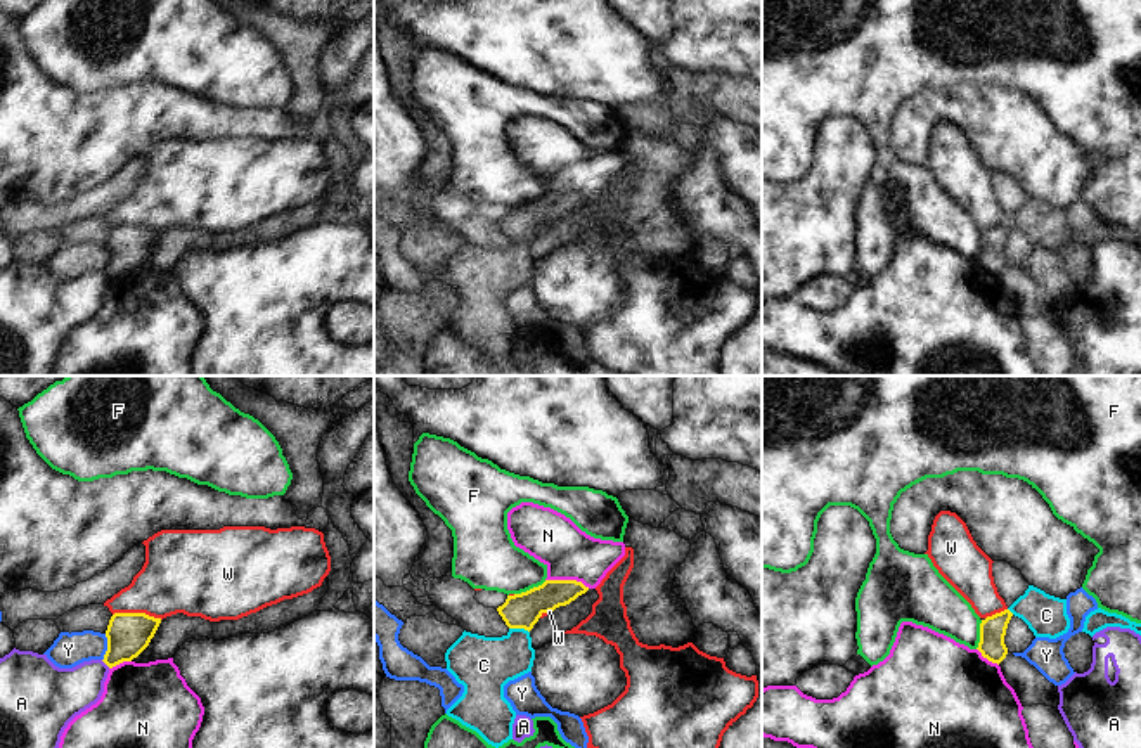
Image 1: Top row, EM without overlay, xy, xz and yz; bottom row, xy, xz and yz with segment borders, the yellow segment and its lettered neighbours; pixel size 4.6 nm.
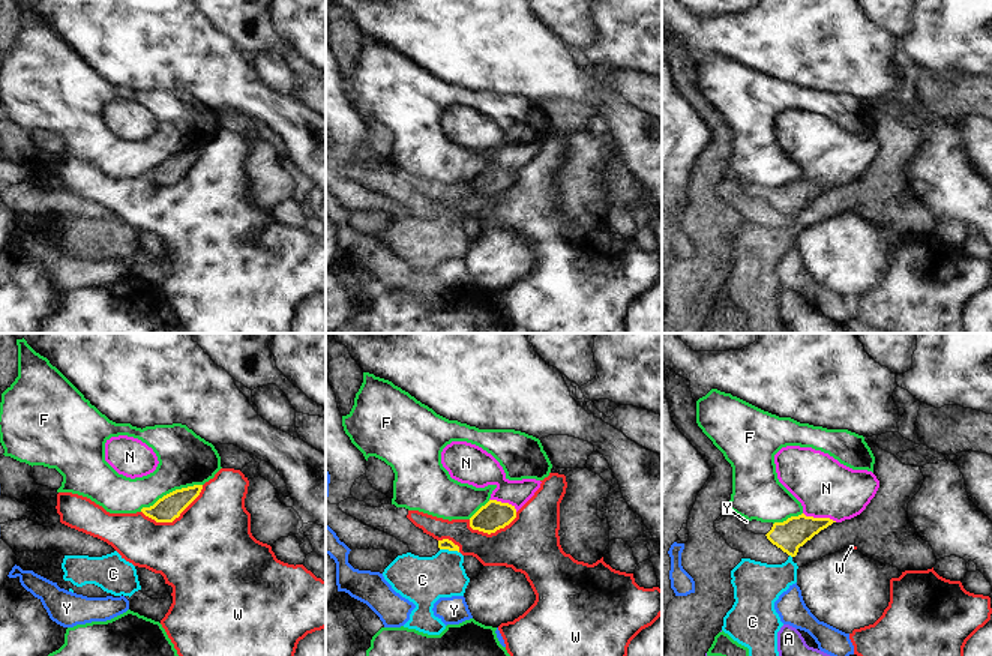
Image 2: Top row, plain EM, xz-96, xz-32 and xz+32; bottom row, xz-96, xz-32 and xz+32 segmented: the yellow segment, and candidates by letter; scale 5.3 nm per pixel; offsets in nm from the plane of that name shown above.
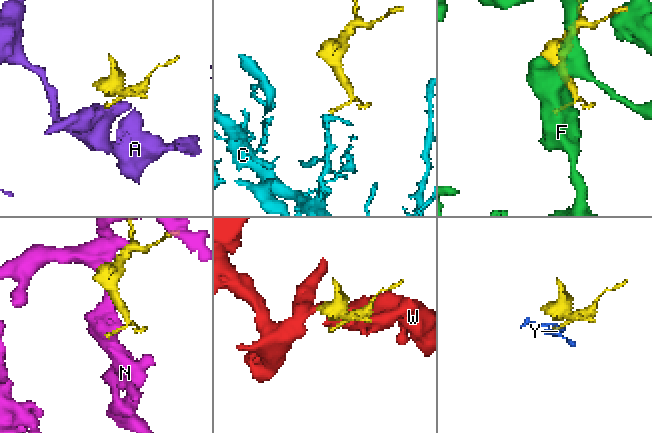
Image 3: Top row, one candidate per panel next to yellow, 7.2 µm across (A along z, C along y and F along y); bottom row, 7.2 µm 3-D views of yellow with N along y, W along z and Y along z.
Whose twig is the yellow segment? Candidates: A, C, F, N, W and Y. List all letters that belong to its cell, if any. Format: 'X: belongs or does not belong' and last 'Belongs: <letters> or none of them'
A: does not belong
C: belongs
F: does not belong
N: does not belong
W: does not belong
Y: does not belong
Belongs: C

